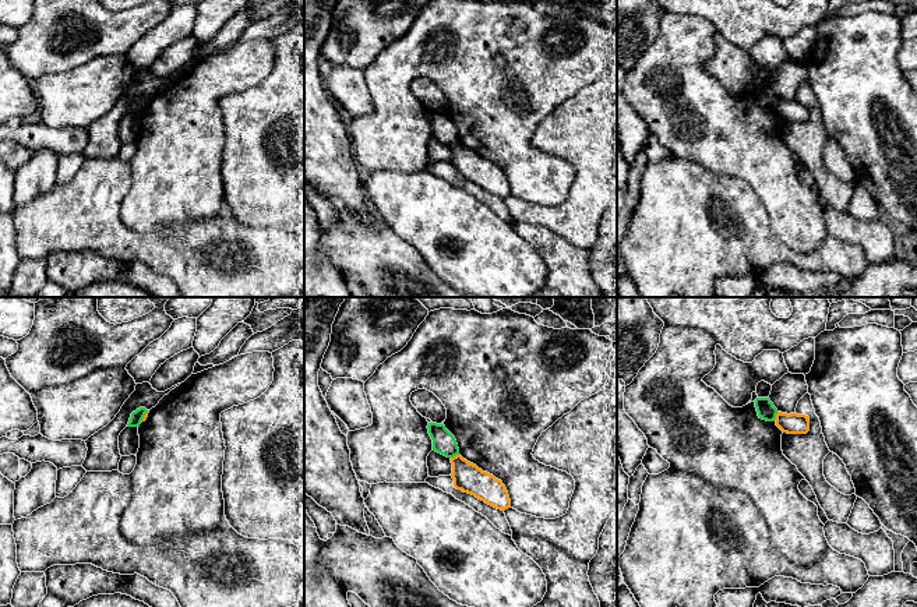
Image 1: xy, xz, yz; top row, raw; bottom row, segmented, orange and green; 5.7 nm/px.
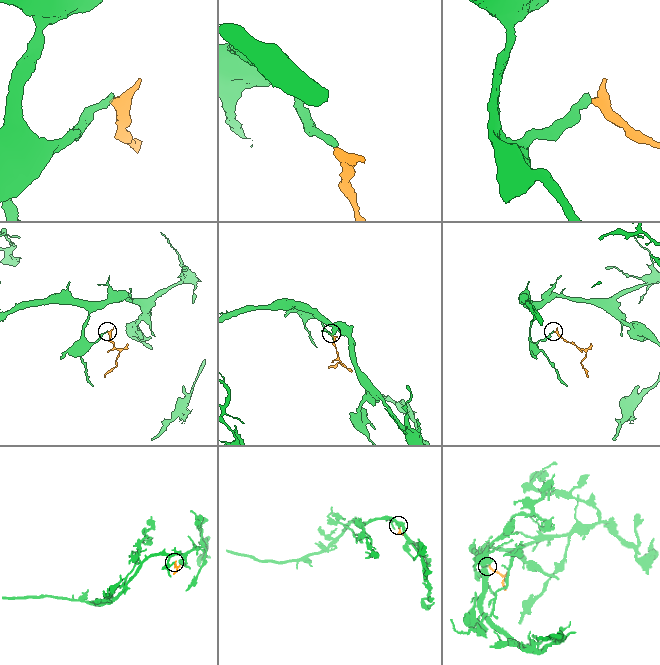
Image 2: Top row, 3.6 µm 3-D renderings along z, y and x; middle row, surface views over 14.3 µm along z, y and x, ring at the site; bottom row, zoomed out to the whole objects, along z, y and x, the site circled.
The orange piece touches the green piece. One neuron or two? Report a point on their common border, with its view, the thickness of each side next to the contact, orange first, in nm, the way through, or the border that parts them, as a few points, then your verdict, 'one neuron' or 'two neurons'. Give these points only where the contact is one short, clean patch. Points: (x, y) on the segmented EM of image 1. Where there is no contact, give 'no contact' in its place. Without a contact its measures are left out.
meets orange in yz at (776, 416); 120 nm thick on the orange side, 100 nm on the other; border along yz (778, 412), (773, 420); two neurons

